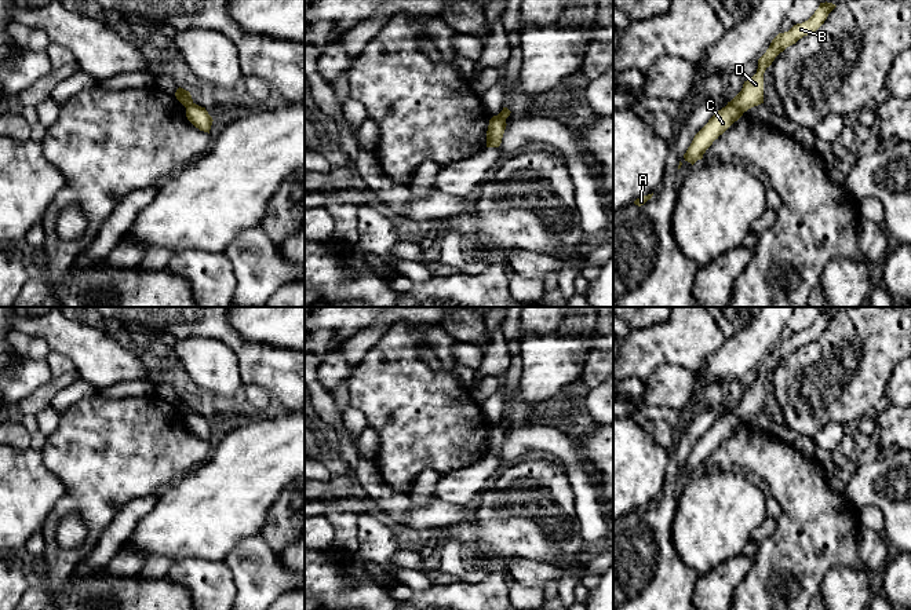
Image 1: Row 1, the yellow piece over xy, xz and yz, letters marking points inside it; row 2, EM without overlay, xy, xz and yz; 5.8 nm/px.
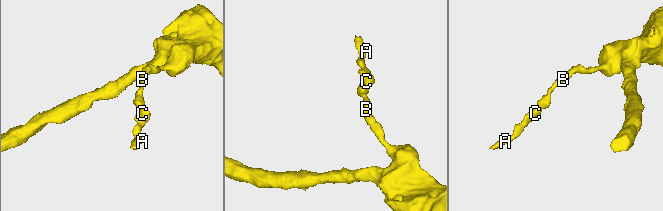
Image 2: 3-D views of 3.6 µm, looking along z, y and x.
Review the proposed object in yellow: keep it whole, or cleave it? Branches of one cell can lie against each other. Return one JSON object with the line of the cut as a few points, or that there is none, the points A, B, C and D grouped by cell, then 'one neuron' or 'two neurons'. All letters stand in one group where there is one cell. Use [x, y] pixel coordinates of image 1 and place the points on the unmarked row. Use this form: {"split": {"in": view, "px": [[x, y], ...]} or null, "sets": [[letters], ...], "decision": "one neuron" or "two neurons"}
{"split": {"in": "yz", "px": [[729, 411], [742, 422]]}, "sets": [["A", "C"], ["B", "D"]], "decision": "two neurons"}

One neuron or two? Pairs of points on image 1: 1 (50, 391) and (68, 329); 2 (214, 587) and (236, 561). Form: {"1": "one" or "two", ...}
{"1": "two", "2": "two"}

